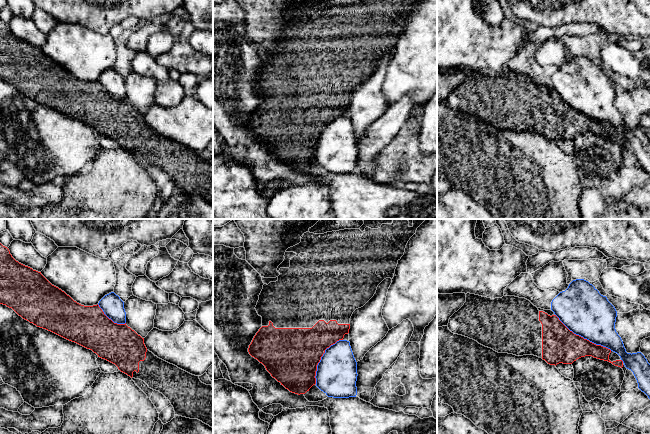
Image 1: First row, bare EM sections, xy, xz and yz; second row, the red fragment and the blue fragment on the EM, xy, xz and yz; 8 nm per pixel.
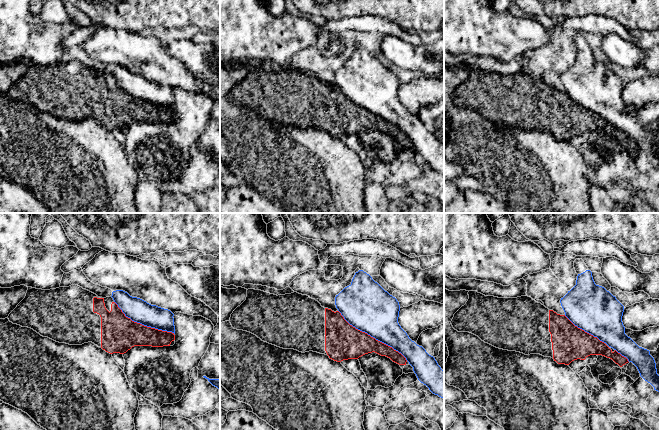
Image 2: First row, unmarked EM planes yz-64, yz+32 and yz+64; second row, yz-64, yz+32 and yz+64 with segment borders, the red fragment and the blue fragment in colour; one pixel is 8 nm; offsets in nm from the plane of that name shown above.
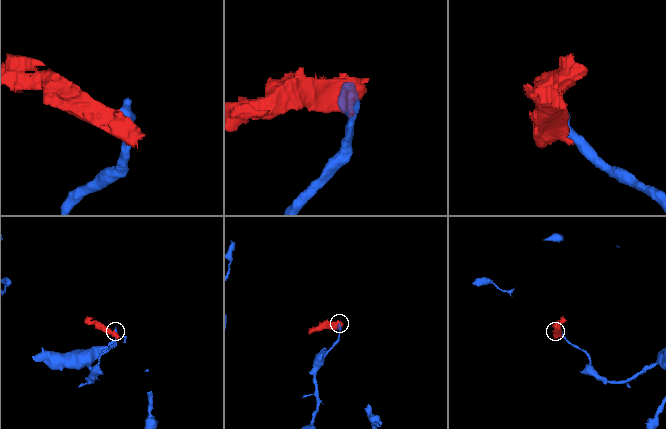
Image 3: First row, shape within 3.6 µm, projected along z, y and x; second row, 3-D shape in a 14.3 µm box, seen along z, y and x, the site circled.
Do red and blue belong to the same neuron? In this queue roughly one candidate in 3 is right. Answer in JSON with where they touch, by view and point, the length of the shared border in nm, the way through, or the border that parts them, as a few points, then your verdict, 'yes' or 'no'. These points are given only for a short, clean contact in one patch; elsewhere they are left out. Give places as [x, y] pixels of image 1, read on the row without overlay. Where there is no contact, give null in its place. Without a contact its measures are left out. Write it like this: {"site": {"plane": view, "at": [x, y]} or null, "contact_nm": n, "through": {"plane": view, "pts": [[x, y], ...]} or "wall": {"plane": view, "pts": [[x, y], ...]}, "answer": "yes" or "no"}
{"site": {"plane": "yz", "at": [582, 113]}, "contact_nm": 550, "answer": "no"}

